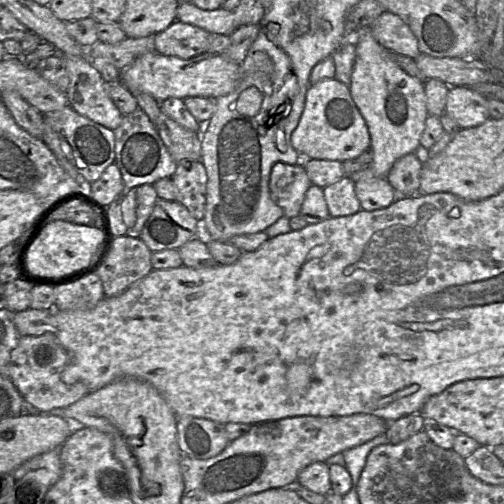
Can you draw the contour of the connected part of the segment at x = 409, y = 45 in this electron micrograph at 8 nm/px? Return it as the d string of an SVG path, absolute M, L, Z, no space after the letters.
M385 11L369 28L374 39L385 49L412 59L421 54L416 37L398 15Z

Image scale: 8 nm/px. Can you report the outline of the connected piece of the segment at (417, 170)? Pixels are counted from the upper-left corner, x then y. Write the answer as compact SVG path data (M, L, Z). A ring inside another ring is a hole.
M414 153L397 159L385 178L402 197L413 197L418 193L422 163Z

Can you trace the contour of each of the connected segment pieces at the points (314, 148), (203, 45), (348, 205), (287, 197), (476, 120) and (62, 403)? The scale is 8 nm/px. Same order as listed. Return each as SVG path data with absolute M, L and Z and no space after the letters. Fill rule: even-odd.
M323 79L310 84L301 118L291 135L291 144L303 159L346 161L370 148L370 134L349 90L342 82Z
M174 21L155 35L155 51L165 56L189 59L209 51L211 34L197 26Z
M349 176L324 187L323 194L331 217L348 216L361 210L355 194L355 182Z
M303 160L302 164L289 165L277 162L272 166L269 179L270 197L287 218L300 215L302 203L310 186Z
M468 86L450 87L445 113L461 129L479 126L490 119L488 99Z
M56 333L20 336L17 346L11 351L8 377L24 401L44 413L67 407L90 393L88 387L82 382L72 385L63 382L61 375L68 362L68 352L59 342Z

